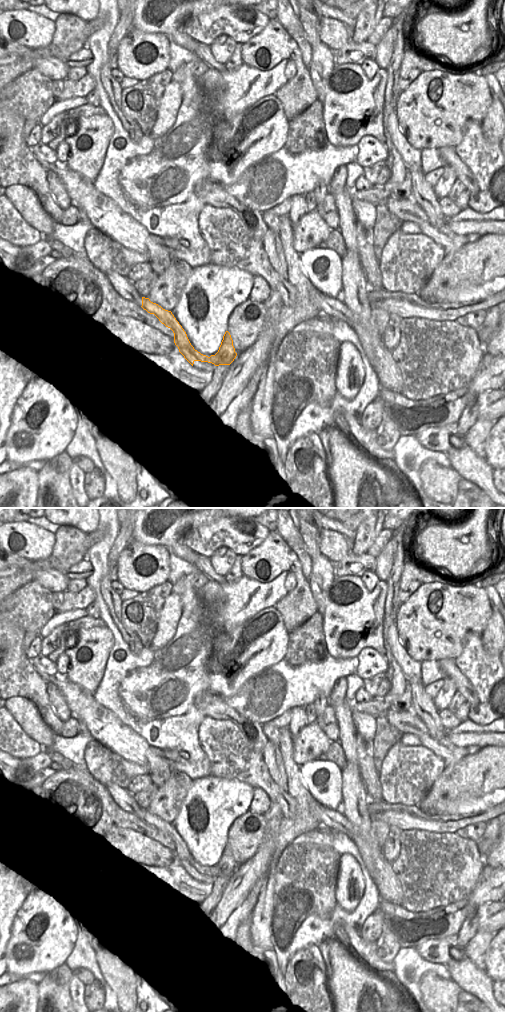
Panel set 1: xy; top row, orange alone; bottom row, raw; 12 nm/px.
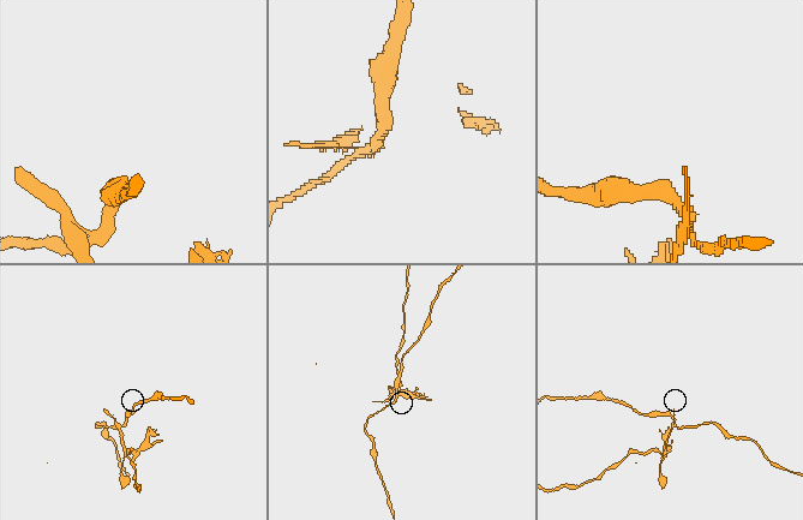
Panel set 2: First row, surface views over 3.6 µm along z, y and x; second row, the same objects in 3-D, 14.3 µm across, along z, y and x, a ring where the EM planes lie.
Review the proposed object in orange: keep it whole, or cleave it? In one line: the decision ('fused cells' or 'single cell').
fused cells

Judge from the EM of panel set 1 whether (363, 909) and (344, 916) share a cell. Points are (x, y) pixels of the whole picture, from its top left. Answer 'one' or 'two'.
one

